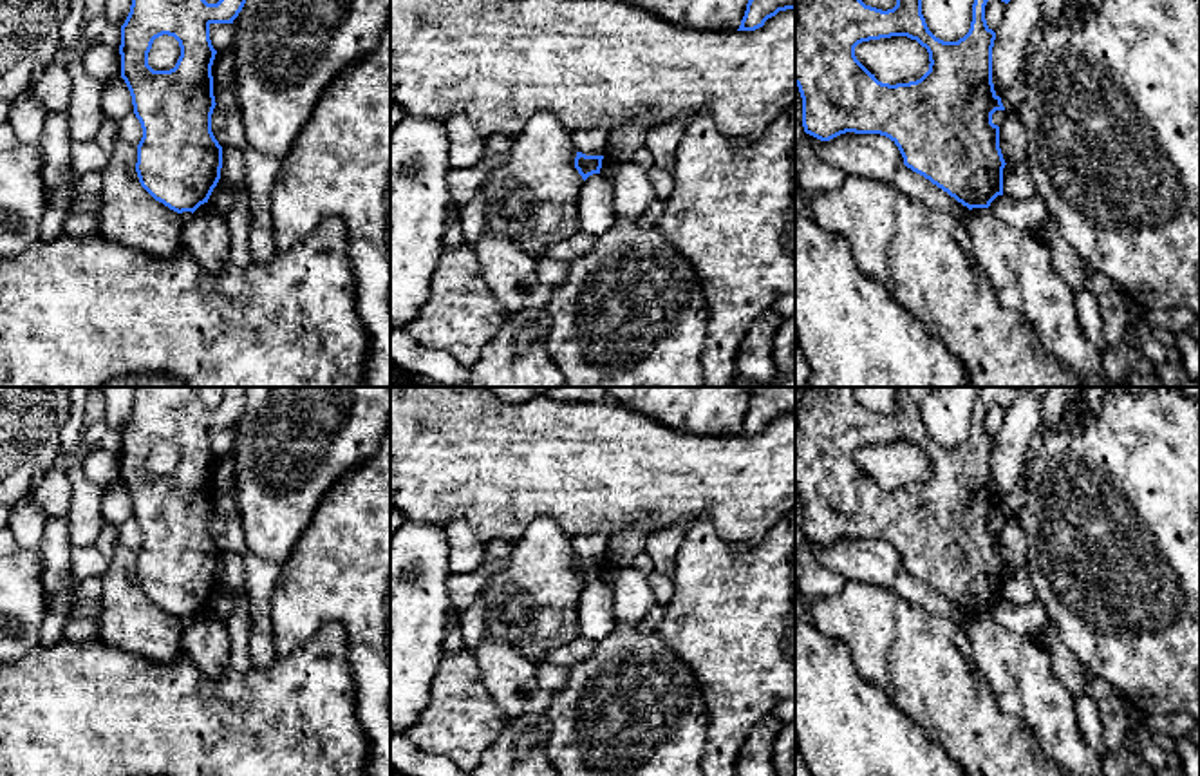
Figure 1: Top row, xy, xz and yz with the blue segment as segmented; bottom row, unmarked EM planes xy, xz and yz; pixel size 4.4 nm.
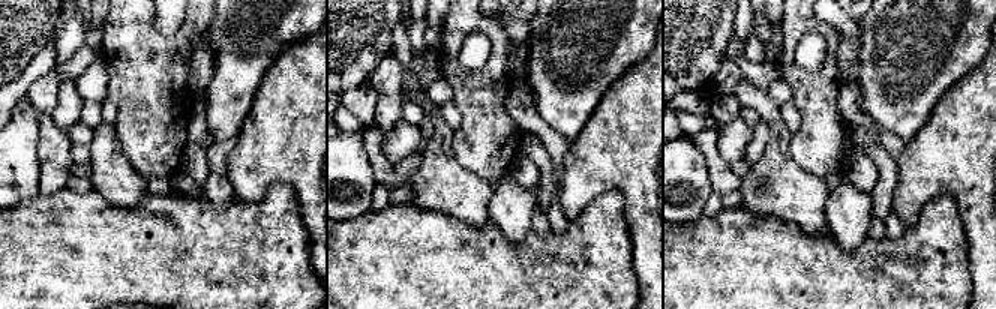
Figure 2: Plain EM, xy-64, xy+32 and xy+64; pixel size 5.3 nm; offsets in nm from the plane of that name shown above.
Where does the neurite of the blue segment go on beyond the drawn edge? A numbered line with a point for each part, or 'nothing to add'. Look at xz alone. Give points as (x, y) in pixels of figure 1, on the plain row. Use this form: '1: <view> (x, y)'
nothing to add

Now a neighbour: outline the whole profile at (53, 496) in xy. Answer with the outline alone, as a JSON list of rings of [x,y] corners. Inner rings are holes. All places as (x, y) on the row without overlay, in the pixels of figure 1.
[[[54,465],[45,481],[36,488],[33,501],[47,517],[65,517],[70,506],[72,487],[67,472]]]

